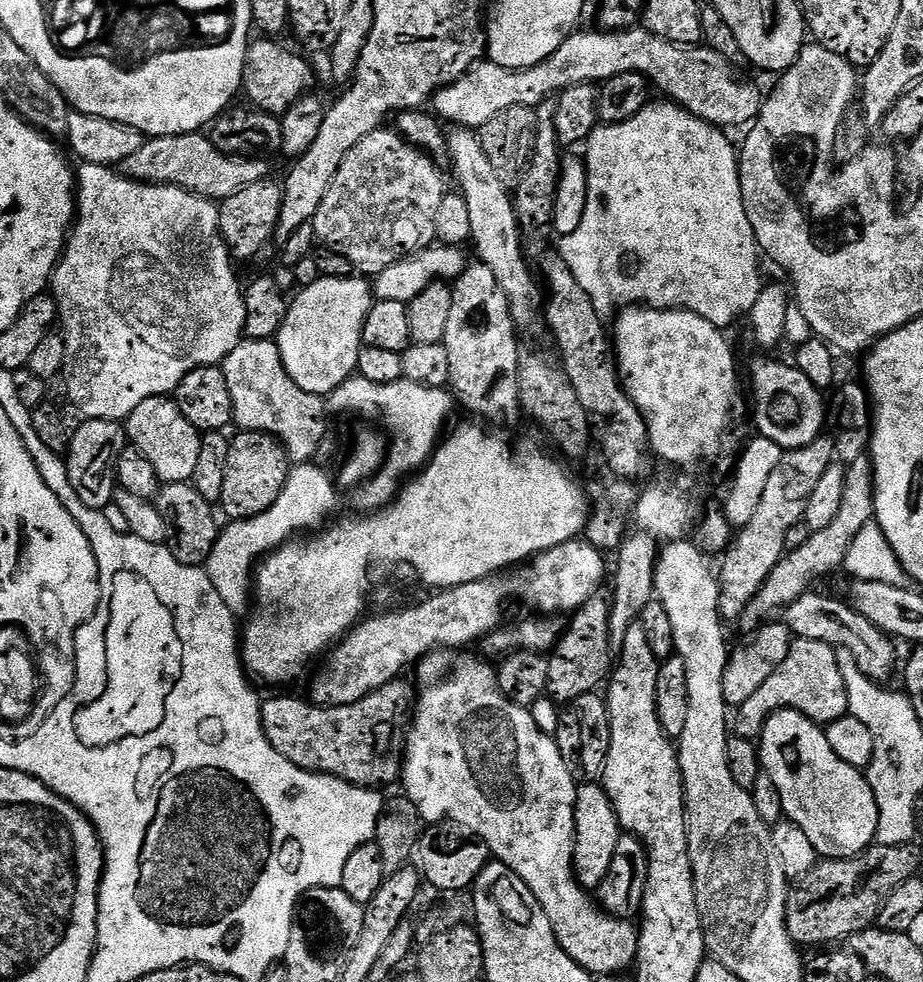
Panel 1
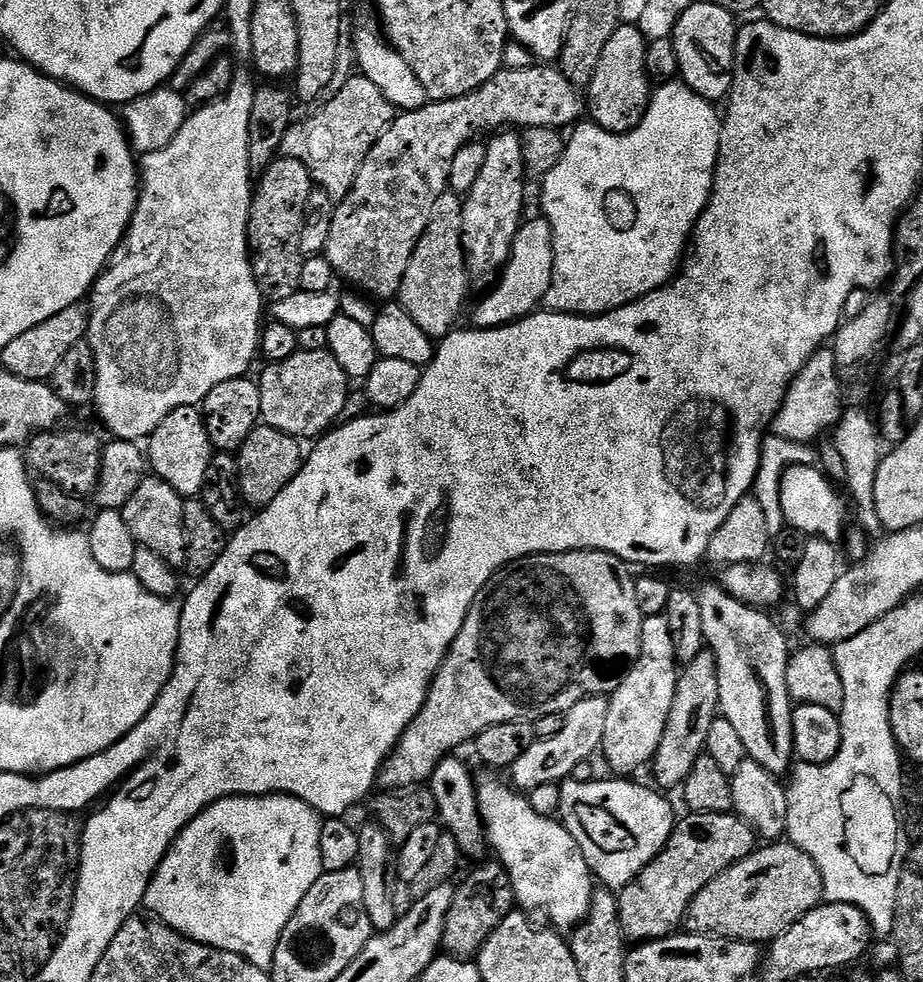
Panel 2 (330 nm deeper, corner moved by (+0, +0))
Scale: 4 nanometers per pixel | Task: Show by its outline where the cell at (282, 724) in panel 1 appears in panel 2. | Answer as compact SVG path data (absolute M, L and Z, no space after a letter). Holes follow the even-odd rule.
M581 550L579 552L542 552L538 556L524 556L515 560L507 568L500 569L482 586L482 590L474 598L470 610L466 614L466 622L462 622L462 630L458 630L458 638L450 646L442 666L437 670L436 676L432 679L430 690L426 694L426 702L422 710L410 722L410 726L402 734L402 738L393 748L382 767L378 777L378 784L381 789L395 790L397 788L414 788L424 786L436 775L436 768L443 760L453 755L455 748L463 744L471 745L486 726L494 726L502 722L514 722L515 720L526 720L535 722L546 714L566 714L578 702L582 702L585 696L608 696L615 692L624 675L629 672L638 662L642 650L642 622L644 615L638 610L638 601L634 594L636 580L631 576L629 565L625 564L616 556L608 552L594 552Z

